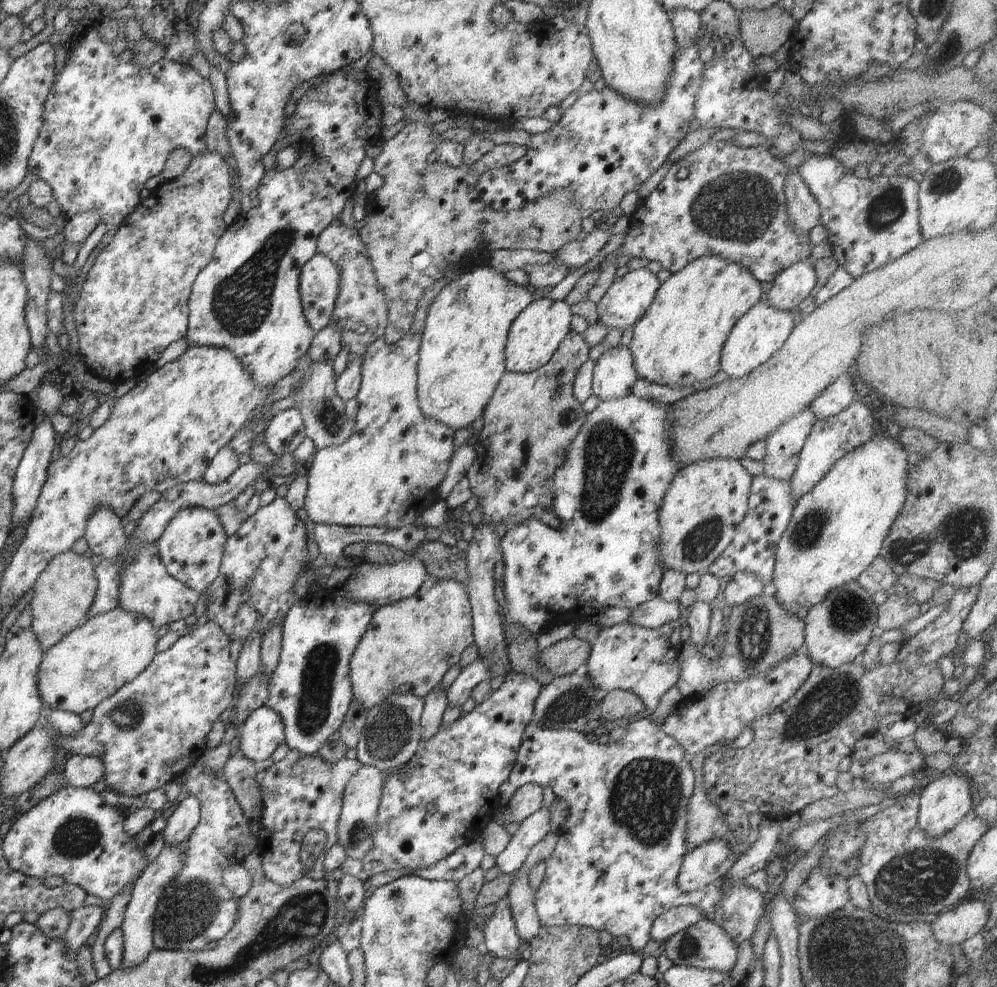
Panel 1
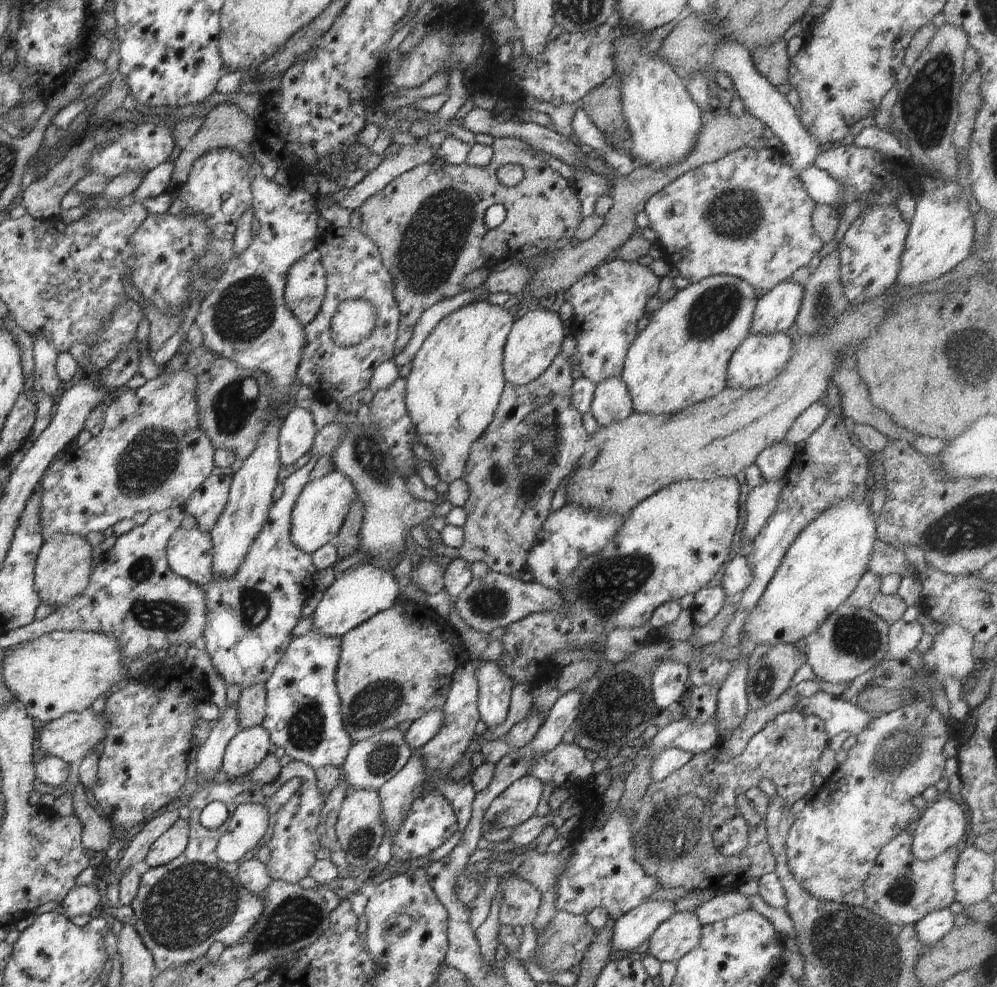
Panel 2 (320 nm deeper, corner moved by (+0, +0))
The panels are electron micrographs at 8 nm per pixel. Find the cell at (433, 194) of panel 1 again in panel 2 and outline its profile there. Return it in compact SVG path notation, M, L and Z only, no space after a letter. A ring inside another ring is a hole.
M498 138L494 140L492 159L484 168L460 164L446 164L433 157L429 162L414 166L409 172L392 180L381 192L368 198L357 211L362 217L360 232L368 236L378 248L380 260L394 280L397 308L400 312L398 338L394 344L394 354L406 347L412 338L414 326L422 313L432 305L462 293L462 280L468 274L486 266L486 262L496 258L508 258L524 244L534 244L538 240L556 240L556 245L568 243L575 237L576 230L583 222L581 202L577 190L556 170L544 164L542 156L532 146L518 138ZM508 164L518 164L524 168L525 178L516 187L503 186L497 178L498 168ZM502 204L506 209L506 220L497 228L490 229L484 223L485 213L493 205Z

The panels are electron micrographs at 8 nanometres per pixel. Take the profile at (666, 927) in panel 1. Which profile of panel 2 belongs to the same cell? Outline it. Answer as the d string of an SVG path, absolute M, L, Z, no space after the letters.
M734 890L716 895L707 902L697 905L694 914L699 918L703 925L733 917L734 915L746 912L751 909L751 900Z

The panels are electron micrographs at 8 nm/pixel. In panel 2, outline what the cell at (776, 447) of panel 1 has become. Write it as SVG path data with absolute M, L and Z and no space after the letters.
M782 479L765 480L760 486L751 489L746 498L746 524L742 530L742 547L746 542L753 542L774 515L784 485Z

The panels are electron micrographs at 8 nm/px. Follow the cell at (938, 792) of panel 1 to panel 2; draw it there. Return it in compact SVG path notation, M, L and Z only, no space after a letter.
M943 795L934 800L934 804L925 810L921 810L919 819L913 824L912 831L912 854L921 861L936 858L950 847L956 847L965 834L969 831L969 822L966 814L960 807L961 801L951 795Z

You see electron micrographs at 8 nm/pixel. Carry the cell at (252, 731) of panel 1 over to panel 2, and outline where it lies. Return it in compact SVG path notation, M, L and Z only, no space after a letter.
M263 726L241 730L226 748L222 769L230 778L249 776L270 754L270 734Z

